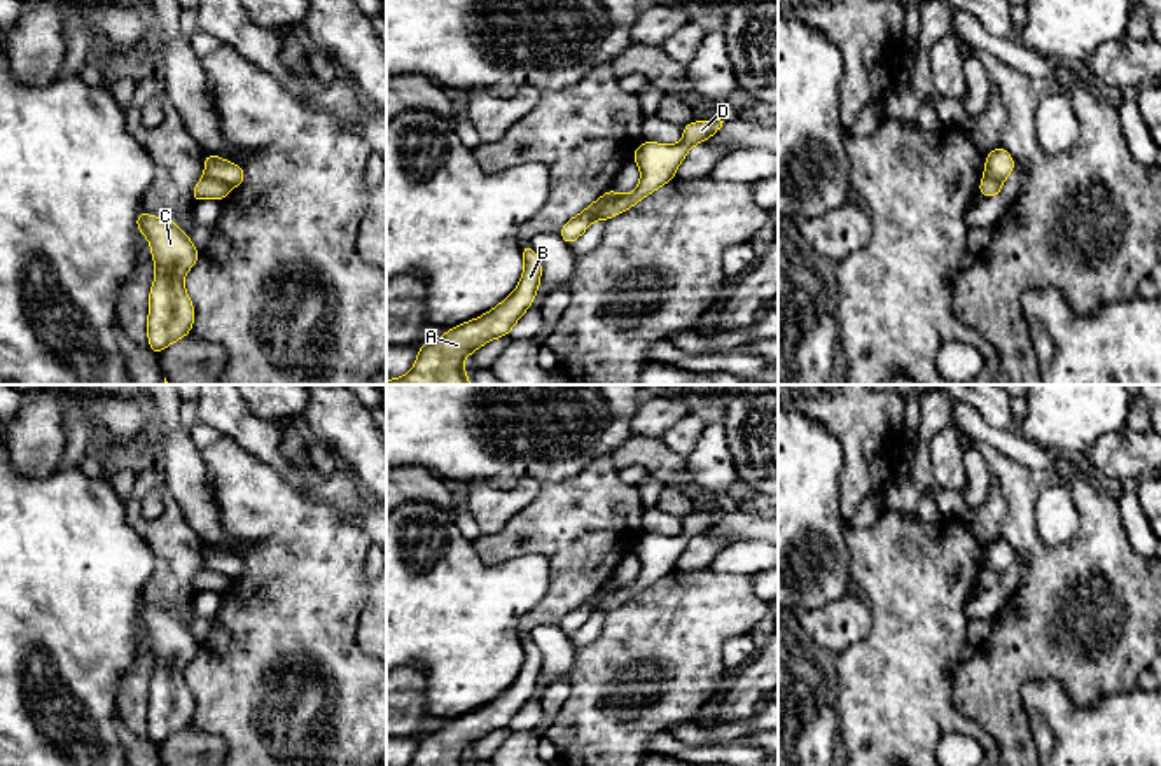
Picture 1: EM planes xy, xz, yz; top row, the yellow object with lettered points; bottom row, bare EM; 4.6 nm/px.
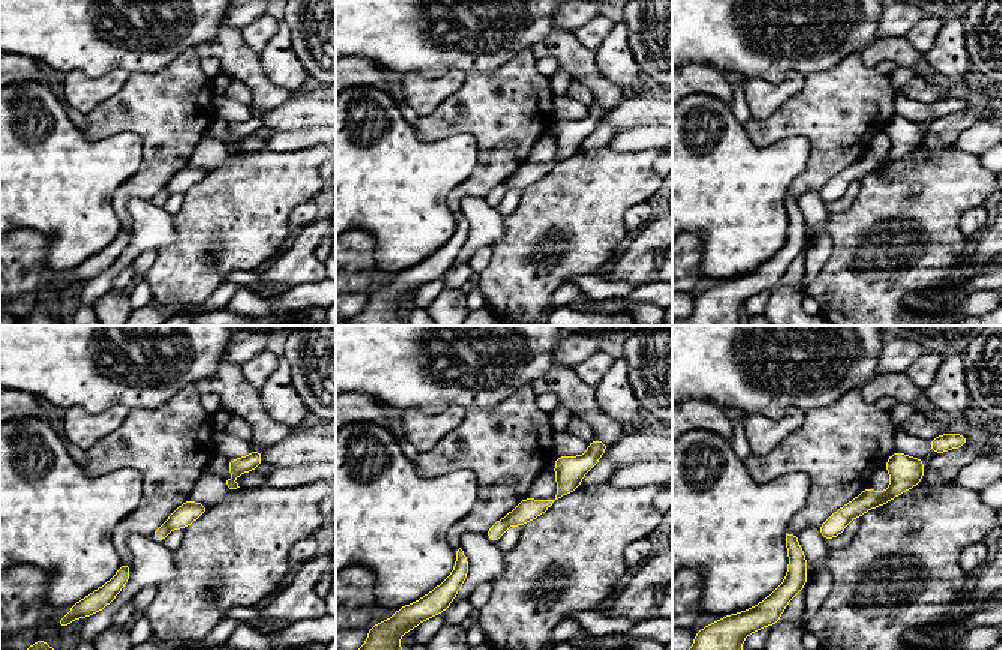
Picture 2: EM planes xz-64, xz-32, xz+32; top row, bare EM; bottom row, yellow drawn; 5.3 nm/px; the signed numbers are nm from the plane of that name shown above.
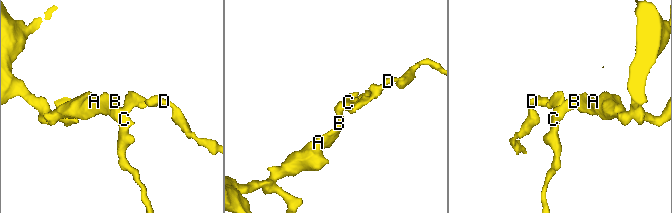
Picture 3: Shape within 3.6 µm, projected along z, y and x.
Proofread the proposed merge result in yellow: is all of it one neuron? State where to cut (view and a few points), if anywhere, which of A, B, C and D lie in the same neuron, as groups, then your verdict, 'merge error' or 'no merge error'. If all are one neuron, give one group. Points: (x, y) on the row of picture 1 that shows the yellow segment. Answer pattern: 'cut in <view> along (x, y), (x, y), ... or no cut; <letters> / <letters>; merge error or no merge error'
cut in xz along (623, 196), (609, 200), (593, 219); A B C / D; merge error

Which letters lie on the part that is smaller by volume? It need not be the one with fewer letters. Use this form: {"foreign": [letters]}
{"foreign": ["A", "B", "C"]}

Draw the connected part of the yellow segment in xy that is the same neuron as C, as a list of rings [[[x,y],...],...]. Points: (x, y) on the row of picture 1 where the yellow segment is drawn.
[[[143,208],[136,217],[136,231],[147,236],[156,264],[149,294],[147,345],[159,355],[192,329],[196,310],[184,276],[199,259],[199,250],[170,217],[149,217]]]

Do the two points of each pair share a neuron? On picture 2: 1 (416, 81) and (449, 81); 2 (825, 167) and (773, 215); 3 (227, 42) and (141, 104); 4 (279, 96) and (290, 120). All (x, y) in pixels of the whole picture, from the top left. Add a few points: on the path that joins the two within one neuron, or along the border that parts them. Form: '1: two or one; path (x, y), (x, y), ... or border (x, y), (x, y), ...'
1: one; path (423, 84), (441, 84)
2: two; border (806, 165), (785, 195)
3: two; border (192, 48), (201, 59)
4: two; border (293, 96), (263, 114)

